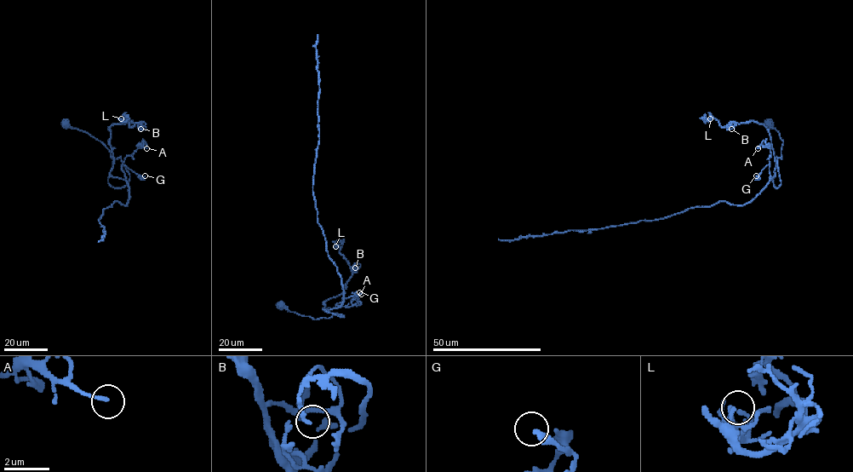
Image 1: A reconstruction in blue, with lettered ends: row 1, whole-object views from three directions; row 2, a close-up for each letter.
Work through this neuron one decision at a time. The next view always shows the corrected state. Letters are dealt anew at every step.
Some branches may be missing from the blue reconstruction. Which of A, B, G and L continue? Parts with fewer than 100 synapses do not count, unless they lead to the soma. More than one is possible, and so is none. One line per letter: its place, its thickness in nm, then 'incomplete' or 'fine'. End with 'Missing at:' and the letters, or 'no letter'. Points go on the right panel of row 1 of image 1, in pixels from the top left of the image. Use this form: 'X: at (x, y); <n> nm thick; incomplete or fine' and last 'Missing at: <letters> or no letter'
A: at (758, 148); 140 nm thick; fine
B: at (731, 129); 130 nm thick; fine
G: at (756, 175); 300 nm thick; fine
L: at (710, 118); 110 nm thick; fine
Missing at: no letter

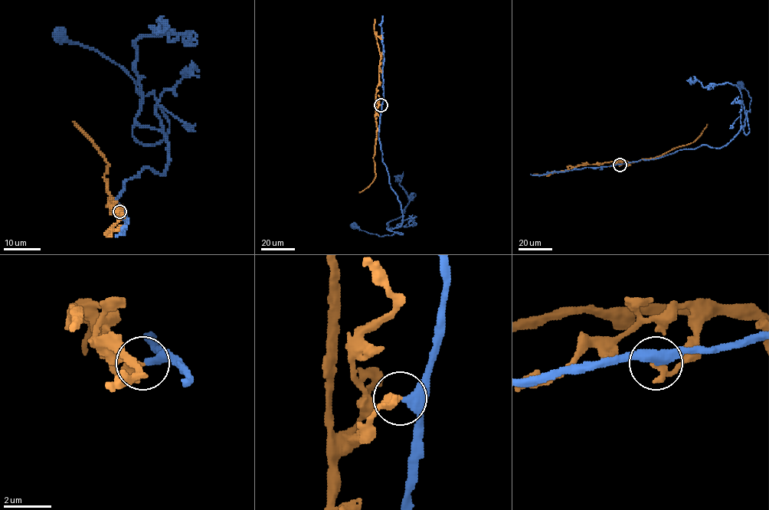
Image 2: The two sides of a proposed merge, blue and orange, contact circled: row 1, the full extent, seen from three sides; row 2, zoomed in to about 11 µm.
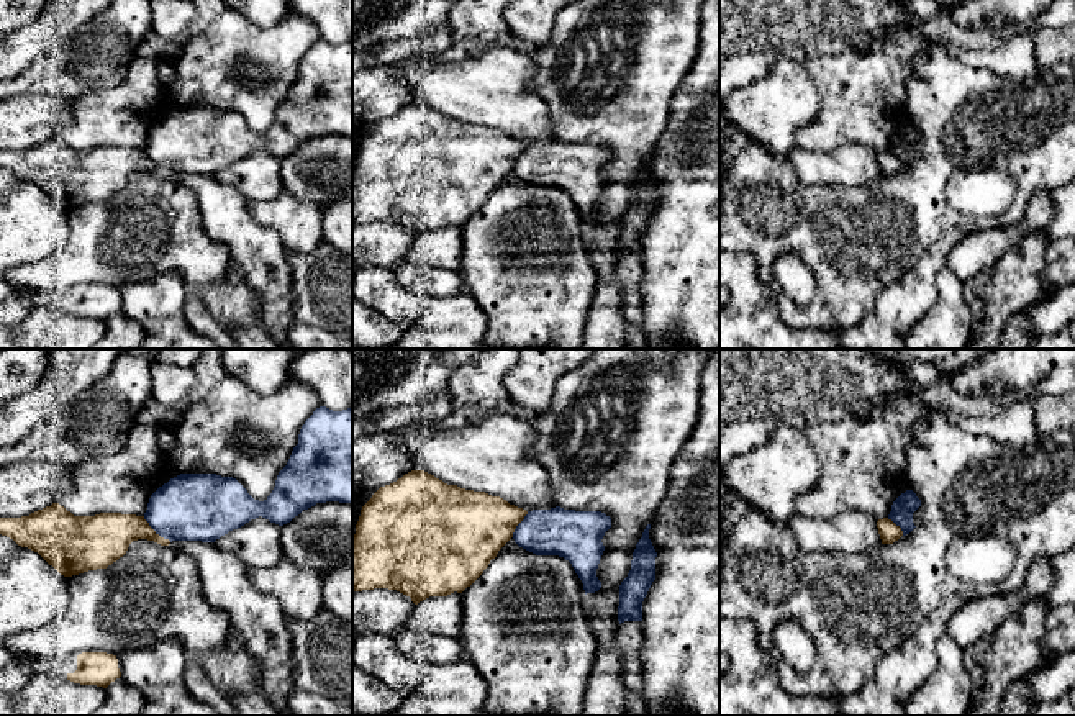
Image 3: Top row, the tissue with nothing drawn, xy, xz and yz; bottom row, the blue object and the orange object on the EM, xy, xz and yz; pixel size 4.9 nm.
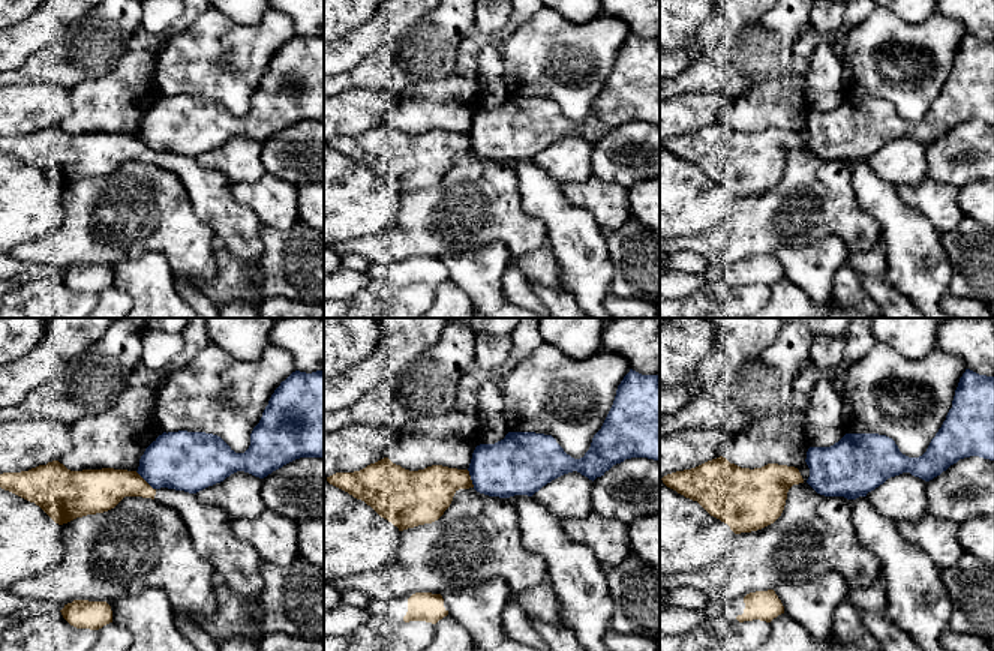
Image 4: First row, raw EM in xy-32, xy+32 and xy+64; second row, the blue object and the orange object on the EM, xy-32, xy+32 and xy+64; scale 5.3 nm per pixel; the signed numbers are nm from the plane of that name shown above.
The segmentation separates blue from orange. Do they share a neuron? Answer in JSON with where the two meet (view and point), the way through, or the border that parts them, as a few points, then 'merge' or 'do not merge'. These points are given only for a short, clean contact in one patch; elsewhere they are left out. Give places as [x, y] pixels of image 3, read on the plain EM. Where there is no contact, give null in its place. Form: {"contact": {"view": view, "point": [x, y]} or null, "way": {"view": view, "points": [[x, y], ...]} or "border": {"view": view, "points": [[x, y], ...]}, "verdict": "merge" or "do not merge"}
{"contact": {"view": "xy", "point": [156, 164]}, "border": {"view": "xy", "points": [[143, 149], [161, 169], [171, 174]]}, "verdict": "do not merge"}

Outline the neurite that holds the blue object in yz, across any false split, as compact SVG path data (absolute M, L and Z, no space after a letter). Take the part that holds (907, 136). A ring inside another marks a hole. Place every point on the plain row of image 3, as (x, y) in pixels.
M913 123L901 126L891 138L888 152L901 161L903 169L909 167L916 159L913 156L913 146L921 139L921 133Z

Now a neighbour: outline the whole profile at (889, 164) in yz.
M883 151L877 154L878 167L882 172L882 177L893 177L903 169L903 164L900 159L896 159L891 152Z

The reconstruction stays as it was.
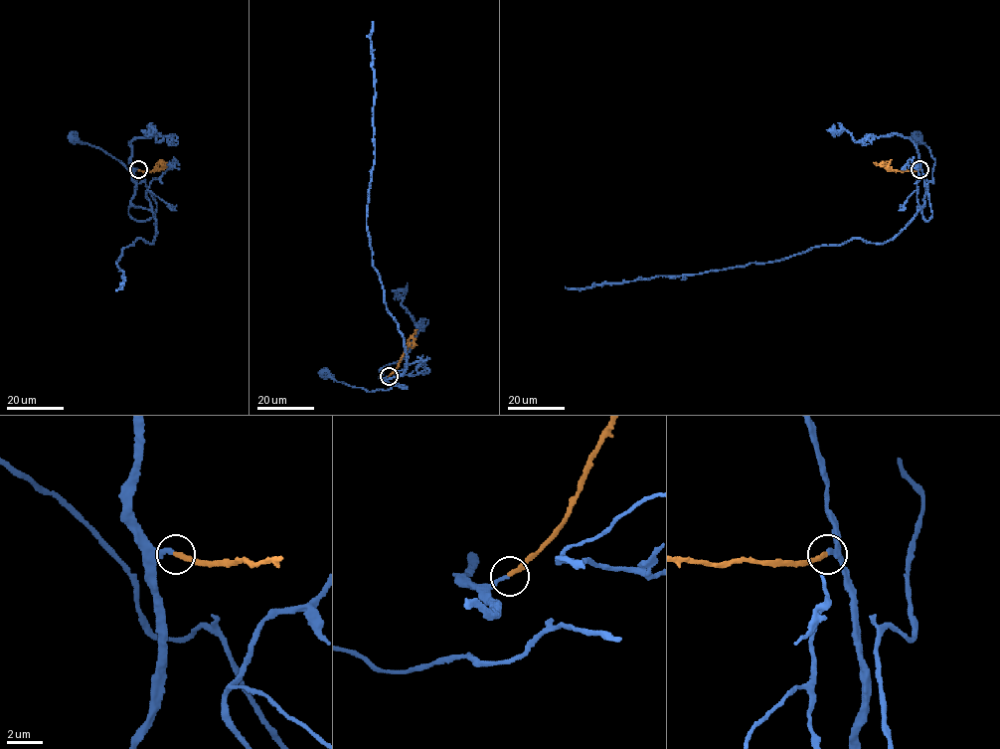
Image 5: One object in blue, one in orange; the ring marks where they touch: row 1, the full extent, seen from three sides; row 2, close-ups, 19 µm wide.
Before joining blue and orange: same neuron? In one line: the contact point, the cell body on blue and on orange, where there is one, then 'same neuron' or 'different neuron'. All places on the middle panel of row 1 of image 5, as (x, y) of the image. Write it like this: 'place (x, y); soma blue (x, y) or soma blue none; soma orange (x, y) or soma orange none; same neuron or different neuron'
place (389, 376); soma blue (324, 374); soma orange none; same neuron

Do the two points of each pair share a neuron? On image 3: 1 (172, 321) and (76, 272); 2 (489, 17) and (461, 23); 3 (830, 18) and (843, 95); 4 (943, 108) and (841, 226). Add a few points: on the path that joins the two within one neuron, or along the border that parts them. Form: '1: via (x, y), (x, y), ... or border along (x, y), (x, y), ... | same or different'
1: border along (154, 276), (118, 289) | different
2: via (482, 17), (467, 20) | same
3: border along (867, 51), (843, 49), (803, 63) | different
4: via (943, 145), (943, 154), (877, 220) | same

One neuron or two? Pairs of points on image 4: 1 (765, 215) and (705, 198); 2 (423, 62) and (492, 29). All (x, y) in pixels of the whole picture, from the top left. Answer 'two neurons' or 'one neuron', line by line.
1: two neurons
2: two neurons

